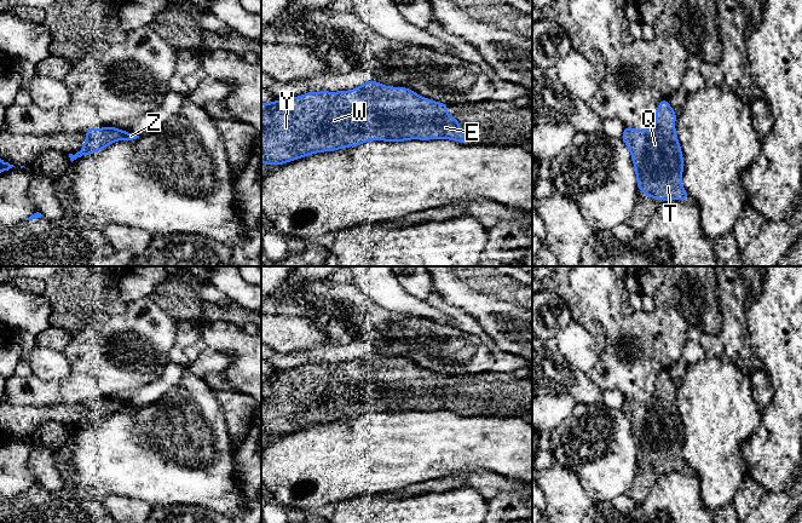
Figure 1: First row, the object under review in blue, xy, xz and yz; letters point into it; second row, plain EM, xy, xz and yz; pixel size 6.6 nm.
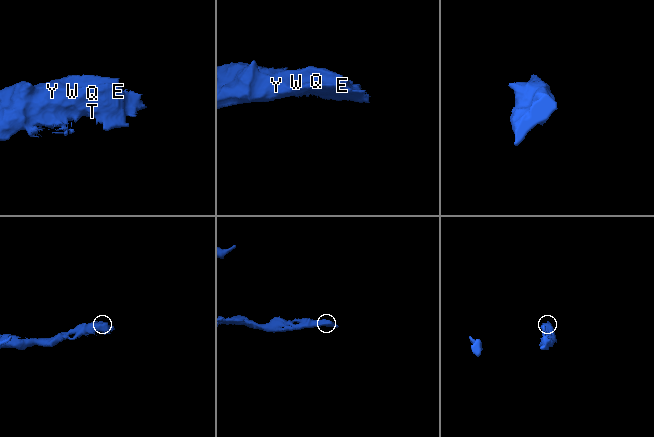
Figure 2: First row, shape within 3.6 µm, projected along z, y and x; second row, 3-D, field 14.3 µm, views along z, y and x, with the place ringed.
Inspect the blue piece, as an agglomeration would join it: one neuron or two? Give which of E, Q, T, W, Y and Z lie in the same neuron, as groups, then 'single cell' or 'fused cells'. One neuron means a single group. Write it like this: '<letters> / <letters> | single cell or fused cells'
E Q T W Y Z | single cell

